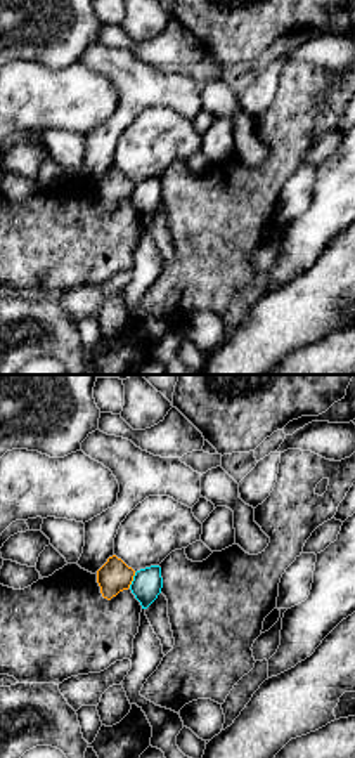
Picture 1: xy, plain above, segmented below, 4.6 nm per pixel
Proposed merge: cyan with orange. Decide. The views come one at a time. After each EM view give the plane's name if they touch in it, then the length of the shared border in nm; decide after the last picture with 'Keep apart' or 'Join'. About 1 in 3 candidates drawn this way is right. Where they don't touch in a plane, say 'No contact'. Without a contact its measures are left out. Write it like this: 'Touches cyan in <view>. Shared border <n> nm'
Touches cyan in xy. Shared border 80 nm

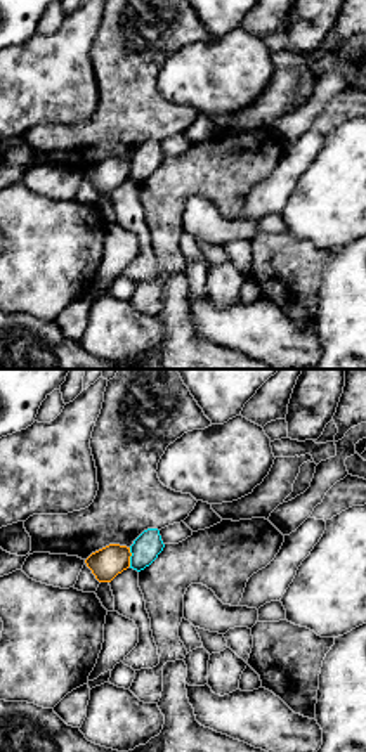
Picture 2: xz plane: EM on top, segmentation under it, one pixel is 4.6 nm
Touches cyan in xz. Shared border 90 nm

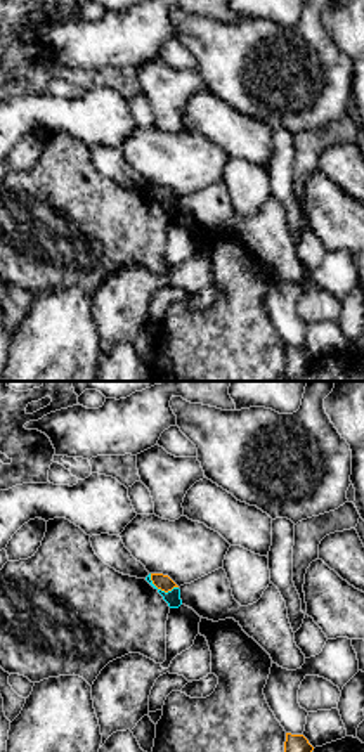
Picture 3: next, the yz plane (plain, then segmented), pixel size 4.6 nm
Touches cyan in yz. Shared border 150 nm

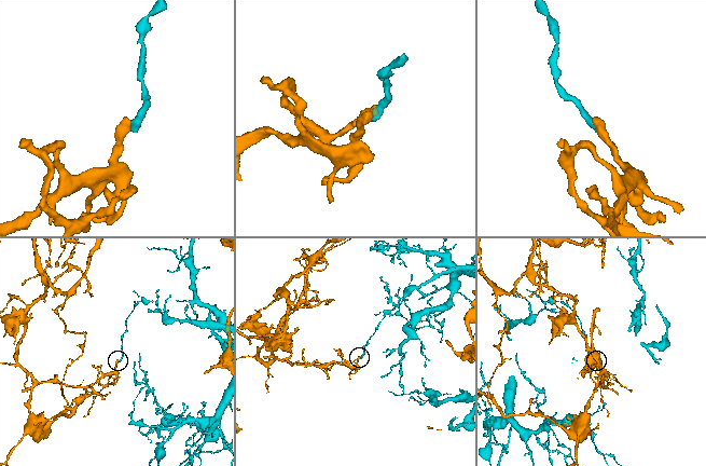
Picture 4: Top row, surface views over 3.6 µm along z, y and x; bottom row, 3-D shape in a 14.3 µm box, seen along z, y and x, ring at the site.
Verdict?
Keep apart

